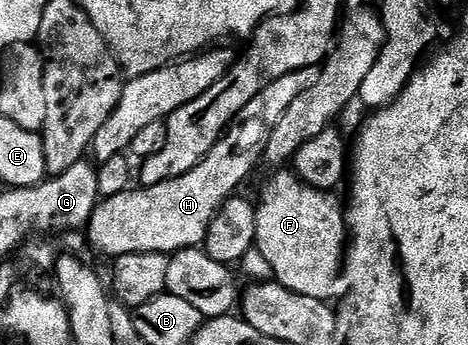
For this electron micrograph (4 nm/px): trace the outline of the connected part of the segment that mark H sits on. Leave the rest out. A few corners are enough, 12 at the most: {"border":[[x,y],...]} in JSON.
{"border":[[316,78],[270,81],[190,173],[101,198],[109,257],[200,247]]}

